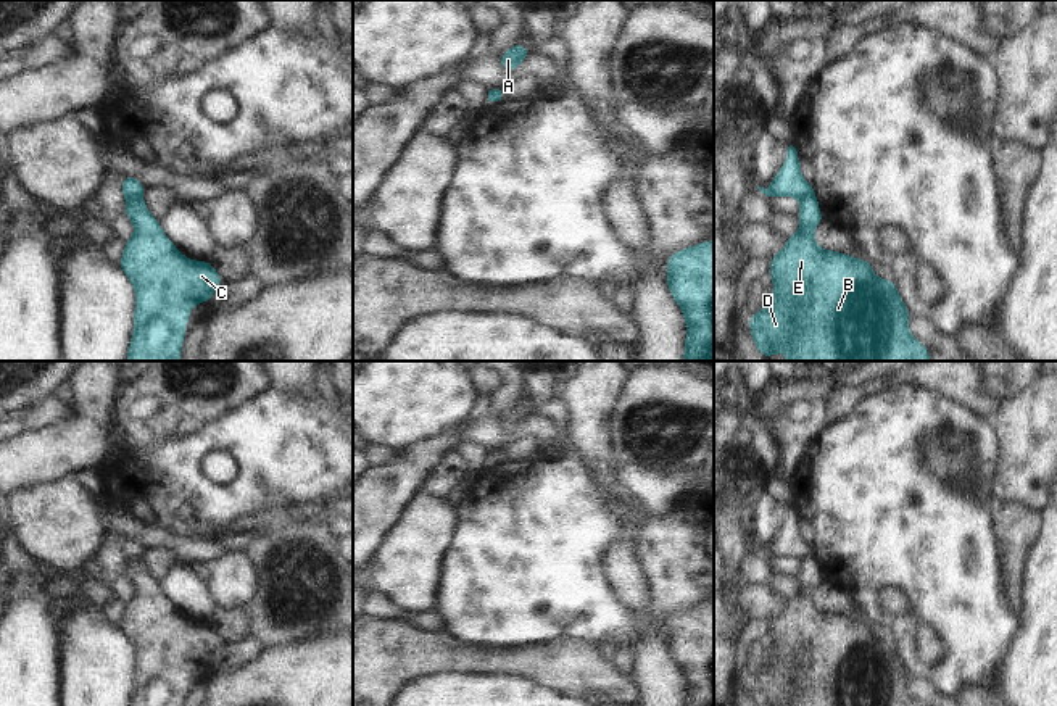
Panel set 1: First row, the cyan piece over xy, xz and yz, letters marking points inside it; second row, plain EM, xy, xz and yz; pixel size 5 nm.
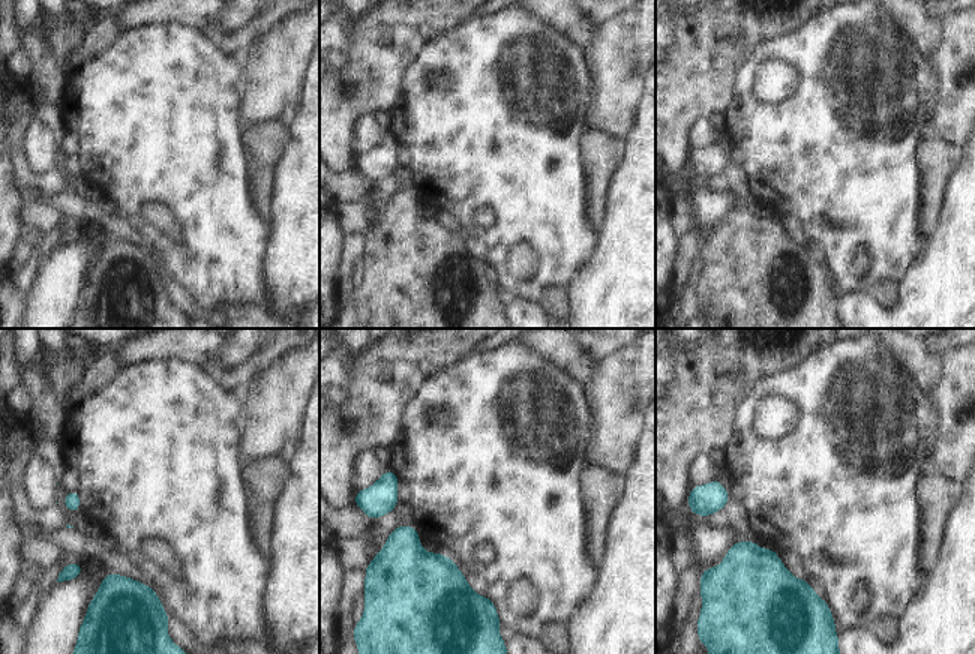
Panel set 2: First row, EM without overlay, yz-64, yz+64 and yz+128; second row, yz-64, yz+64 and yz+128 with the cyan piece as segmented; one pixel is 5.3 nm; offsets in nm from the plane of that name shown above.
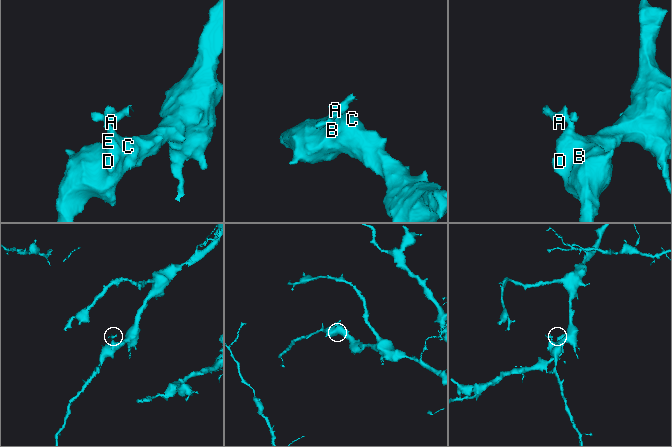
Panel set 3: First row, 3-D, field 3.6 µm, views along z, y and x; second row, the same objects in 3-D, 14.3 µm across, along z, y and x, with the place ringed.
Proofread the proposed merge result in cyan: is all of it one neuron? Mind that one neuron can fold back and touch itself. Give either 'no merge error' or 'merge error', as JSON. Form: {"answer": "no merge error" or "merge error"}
{"answer": "merge error"}

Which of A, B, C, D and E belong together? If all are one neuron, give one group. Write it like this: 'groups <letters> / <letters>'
groups A / B C D E

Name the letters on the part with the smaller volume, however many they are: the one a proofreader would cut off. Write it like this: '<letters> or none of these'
A

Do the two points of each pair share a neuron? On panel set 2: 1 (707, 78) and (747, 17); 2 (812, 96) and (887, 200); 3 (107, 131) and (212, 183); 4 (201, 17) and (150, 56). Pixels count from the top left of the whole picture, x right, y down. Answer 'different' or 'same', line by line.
1: same
2: same
3: same
4: different

